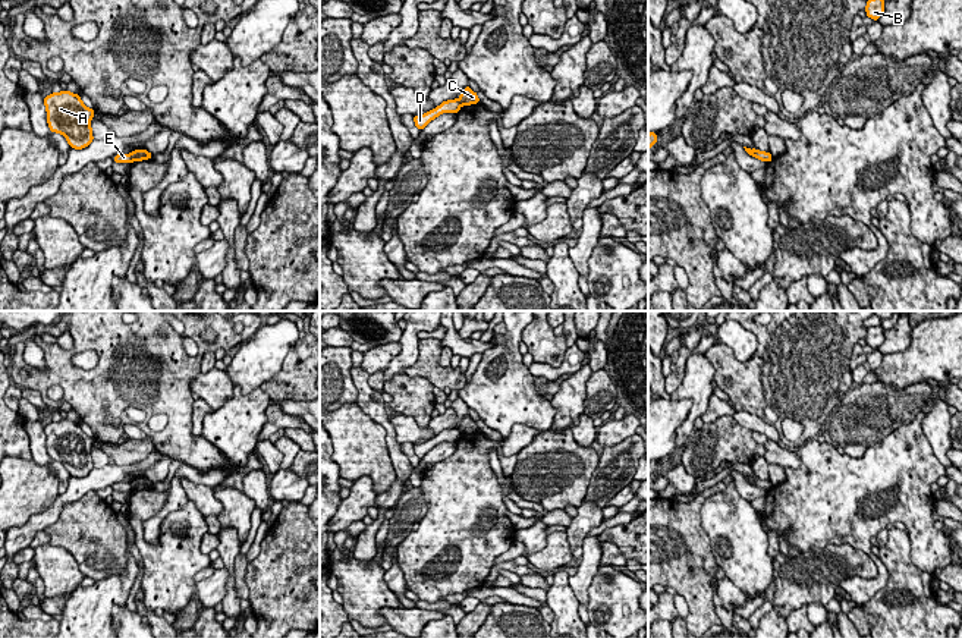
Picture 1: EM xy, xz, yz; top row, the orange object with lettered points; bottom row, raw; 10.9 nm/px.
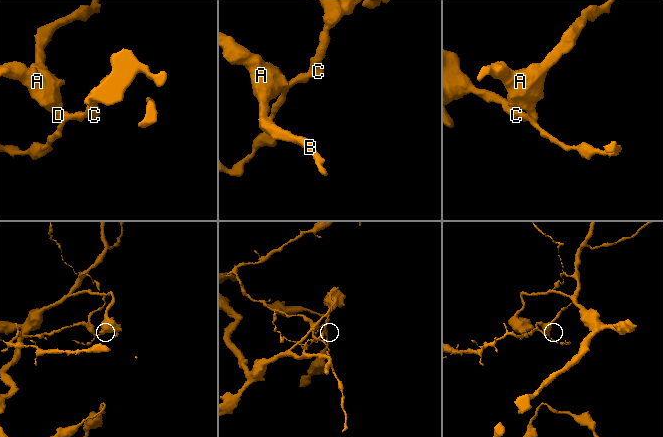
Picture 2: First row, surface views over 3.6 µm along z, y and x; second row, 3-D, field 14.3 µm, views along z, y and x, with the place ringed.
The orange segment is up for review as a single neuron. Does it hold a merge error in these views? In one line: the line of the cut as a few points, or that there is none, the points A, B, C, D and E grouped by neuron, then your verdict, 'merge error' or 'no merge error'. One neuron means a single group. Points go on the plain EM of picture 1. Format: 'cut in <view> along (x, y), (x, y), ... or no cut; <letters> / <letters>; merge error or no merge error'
cut in xy along (129, 483), (132, 489); A B D E / C; merge error

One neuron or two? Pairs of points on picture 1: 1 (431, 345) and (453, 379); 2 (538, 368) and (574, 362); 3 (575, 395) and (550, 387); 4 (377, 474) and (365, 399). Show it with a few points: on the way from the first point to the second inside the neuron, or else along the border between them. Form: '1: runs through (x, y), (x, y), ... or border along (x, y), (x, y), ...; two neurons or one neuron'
1: runs through (431, 355), (431, 364), (443, 376); one neuron
2: runs through (547, 371), (565, 368); one neuron
3: border along (560, 384), (560, 389), (553, 396); two neurons
4: border along (355, 404), (384, 428), (387, 446); two neurons

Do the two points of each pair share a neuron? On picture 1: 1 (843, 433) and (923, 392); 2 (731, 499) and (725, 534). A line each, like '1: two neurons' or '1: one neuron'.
1: one neuron
2: one neuron

